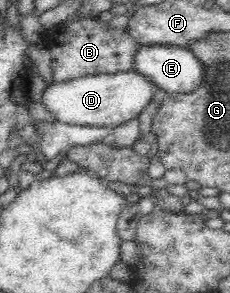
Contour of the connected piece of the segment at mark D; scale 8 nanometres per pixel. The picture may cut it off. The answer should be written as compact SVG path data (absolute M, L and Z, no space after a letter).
M128 70L127 72L100 73L80 76L65 82L52 82L42 93L42 105L62 123L88 127L112 127L138 118L142 109L150 103L154 83L144 76Z

